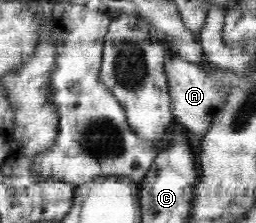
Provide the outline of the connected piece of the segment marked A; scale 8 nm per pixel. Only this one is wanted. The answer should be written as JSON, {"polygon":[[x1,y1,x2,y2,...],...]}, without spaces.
{"polygon":[[172,53,168,54,162,66,169,87,172,115,175,121,184,125,188,131,204,134,224,108,227,93,230,93,234,85,235,72,229,68,219,67,217,64,199,66,195,62,182,60]]}

